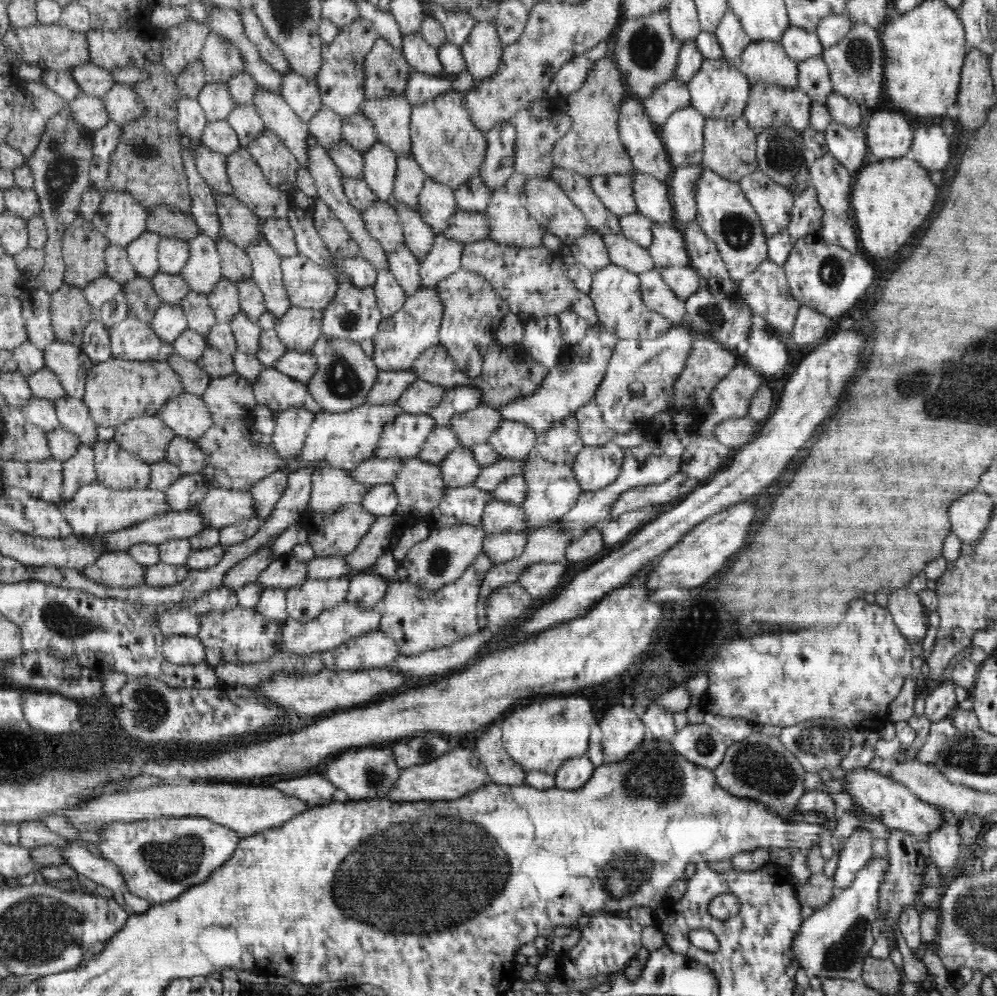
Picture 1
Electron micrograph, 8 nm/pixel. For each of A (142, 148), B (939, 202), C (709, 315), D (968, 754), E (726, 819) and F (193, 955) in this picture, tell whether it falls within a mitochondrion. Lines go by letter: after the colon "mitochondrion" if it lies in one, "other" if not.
A: mitochondrion
B: other
C: mitochondrion
D: mitochondrion
E: other
F: other

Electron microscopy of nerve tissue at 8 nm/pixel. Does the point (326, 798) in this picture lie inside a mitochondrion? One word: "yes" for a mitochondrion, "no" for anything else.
no

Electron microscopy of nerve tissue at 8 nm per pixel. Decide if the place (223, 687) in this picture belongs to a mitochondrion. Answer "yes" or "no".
no

